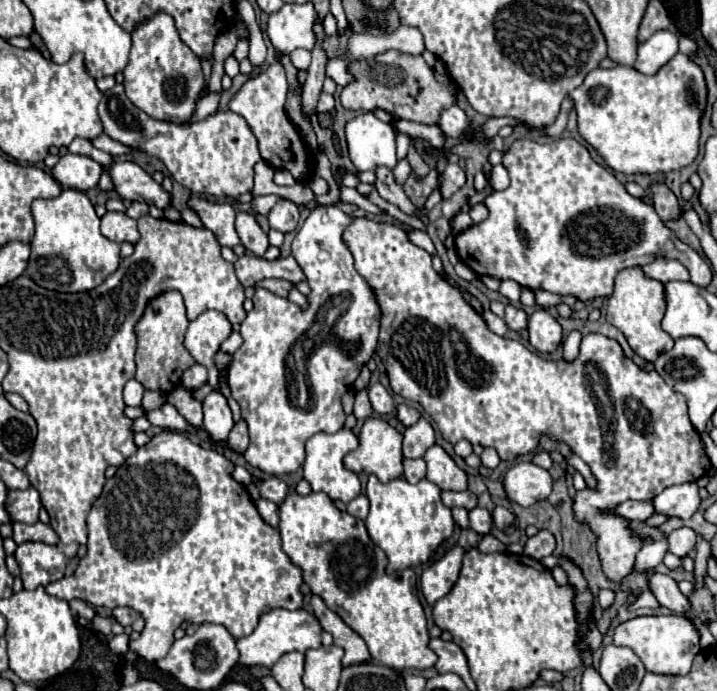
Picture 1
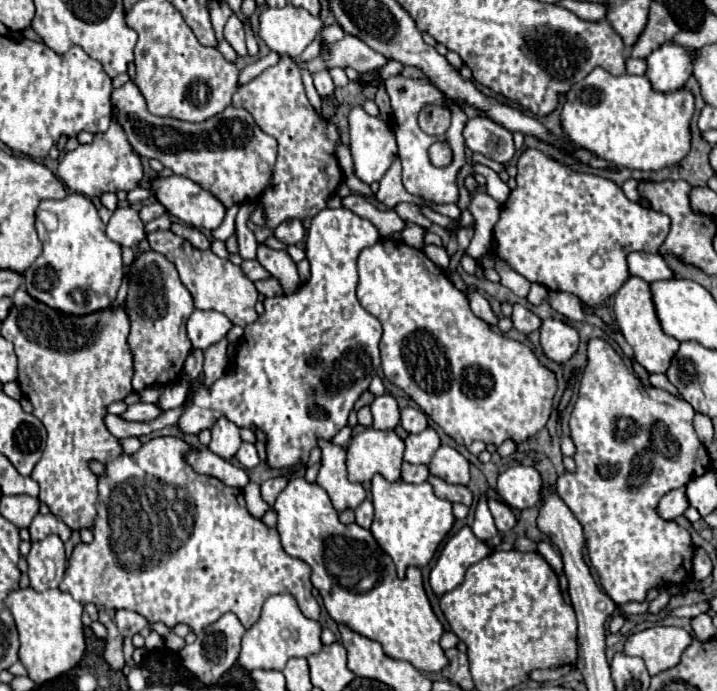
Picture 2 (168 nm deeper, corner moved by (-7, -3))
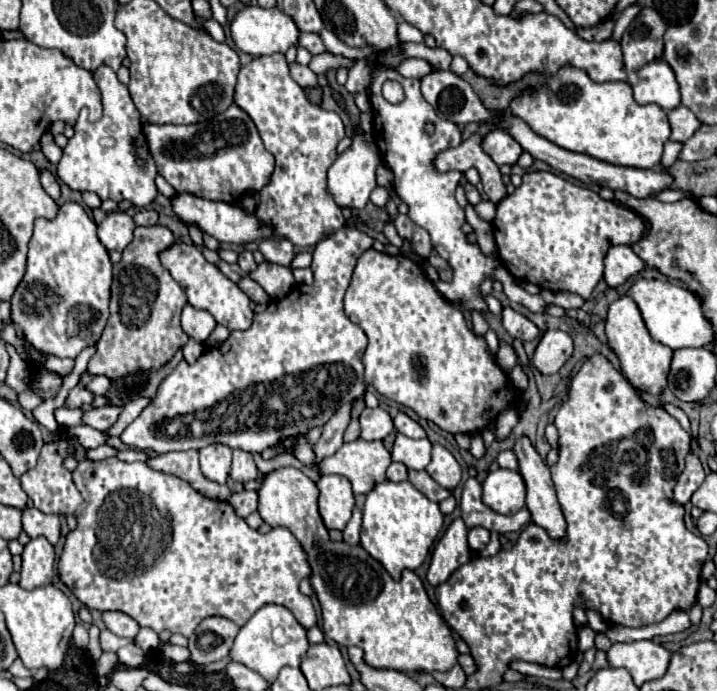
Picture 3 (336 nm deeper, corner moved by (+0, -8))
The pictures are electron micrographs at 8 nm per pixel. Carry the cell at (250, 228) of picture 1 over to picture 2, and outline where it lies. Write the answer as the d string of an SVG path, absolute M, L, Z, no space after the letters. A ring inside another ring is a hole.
M259 244L257 260L273 278L279 280L285 294L297 292L301 284L297 274L297 264L291 260L291 256L285 250L271 250L265 244Z

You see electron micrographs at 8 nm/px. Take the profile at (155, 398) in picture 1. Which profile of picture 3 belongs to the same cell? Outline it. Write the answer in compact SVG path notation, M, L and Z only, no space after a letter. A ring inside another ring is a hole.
M98 375L98 377L92 379L88 389L92 389L94 395L106 395L112 389L112 381L108 377L104 377L104 375Z

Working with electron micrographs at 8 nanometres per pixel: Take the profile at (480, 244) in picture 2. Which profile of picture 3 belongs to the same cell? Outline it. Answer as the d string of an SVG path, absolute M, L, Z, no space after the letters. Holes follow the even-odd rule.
M480 201L478 205L474 205L474 209L476 209L476 213L478 213L478 217L480 219L484 219L484 221L492 221L494 219L494 215L496 215L496 205L492 203L492 201Z

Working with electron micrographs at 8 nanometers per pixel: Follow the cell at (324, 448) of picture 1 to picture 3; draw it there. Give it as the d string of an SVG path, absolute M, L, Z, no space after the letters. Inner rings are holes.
M322 475L316 481L320 489L320 515L328 529L344 529L354 509L354 493L346 477Z

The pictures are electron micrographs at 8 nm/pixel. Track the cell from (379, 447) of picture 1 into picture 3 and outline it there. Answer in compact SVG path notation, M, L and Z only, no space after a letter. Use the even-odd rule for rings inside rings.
M356 439L352 443L344 443L332 457L326 457L320 463L320 473L338 473L344 475L352 483L354 493L368 493L374 483L386 479L386 469L390 467L390 451L384 447L382 441L364 441Z

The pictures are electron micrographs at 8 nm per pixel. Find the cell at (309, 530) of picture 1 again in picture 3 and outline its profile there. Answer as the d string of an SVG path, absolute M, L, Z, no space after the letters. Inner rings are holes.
M294 467L276 469L272 471L262 487L258 489L260 505L258 513L262 515L264 523L270 527L286 527L302 545L308 565L310 565L310 585L320 601L322 607L322 619L324 619L324 635L334 639L338 645L356 645L364 651L366 663L380 669L396 669L406 673L416 671L448 671L458 657L458 651L454 647L454 639L450 633L450 627L442 621L436 607L430 603L424 585L420 577L414 571L404 571L400 581L394 581L388 571L372 559L362 545L348 545L346 541L332 541L328 535L328 529L318 513L318 487L316 483L306 477L302 471Z

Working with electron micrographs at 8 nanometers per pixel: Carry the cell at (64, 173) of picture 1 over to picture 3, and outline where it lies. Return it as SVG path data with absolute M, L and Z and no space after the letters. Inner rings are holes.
M106 65L94 71L94 81L100 87L102 93L102 105L104 105L104 115L100 121L90 123L88 121L88 113L86 109L80 111L78 123L74 125L74 137L68 139L68 145L64 147L62 159L58 163L58 171L56 175L74 191L94 191L102 201L104 199L114 199L114 201L132 201L136 207L146 207L148 203L152 203L152 199L156 197L156 165L152 161L152 157L148 157L148 143L144 141L144 135L140 133L140 125L144 123L140 113L136 113L136 107L132 103L132 97L128 93L126 85L120 85L120 81L116 79L116 73L112 69L108 69Z

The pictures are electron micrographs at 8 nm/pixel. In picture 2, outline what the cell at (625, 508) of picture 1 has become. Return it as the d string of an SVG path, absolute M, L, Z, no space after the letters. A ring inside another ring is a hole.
M685 486L683 488L677 488L677 490L671 490L669 494L665 494L659 502L659 514L667 520L673 520L677 516L681 516L685 510L687 510L687 496L685 496Z

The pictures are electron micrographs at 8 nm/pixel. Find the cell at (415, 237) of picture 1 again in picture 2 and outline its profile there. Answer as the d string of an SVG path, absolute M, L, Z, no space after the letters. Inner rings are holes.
M407 222L407 228L405 228L401 234L403 234L403 240L405 240L409 246L413 246L413 248L423 248L423 232L425 232L425 230L423 230L421 226Z

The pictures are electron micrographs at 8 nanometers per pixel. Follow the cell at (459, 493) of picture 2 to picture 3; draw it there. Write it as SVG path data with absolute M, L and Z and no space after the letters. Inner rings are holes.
M410 471L408 481L434 503L440 503L440 501L444 501L444 499L448 499L452 495L452 491L440 487L426 471Z

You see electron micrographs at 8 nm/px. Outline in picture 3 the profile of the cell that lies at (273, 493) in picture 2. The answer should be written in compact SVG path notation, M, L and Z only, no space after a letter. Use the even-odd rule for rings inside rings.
M242 491L242 493L234 493L230 497L232 507L236 509L236 513L240 517L248 517L252 511L258 509L258 493L256 491Z

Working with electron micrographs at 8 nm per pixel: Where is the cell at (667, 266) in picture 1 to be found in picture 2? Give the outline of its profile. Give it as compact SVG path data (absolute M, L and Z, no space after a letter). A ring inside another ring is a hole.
M631 252L627 256L627 268L631 276L643 278L645 282L657 282L657 280L669 280L673 278L671 268L659 254L647 254L647 252Z

